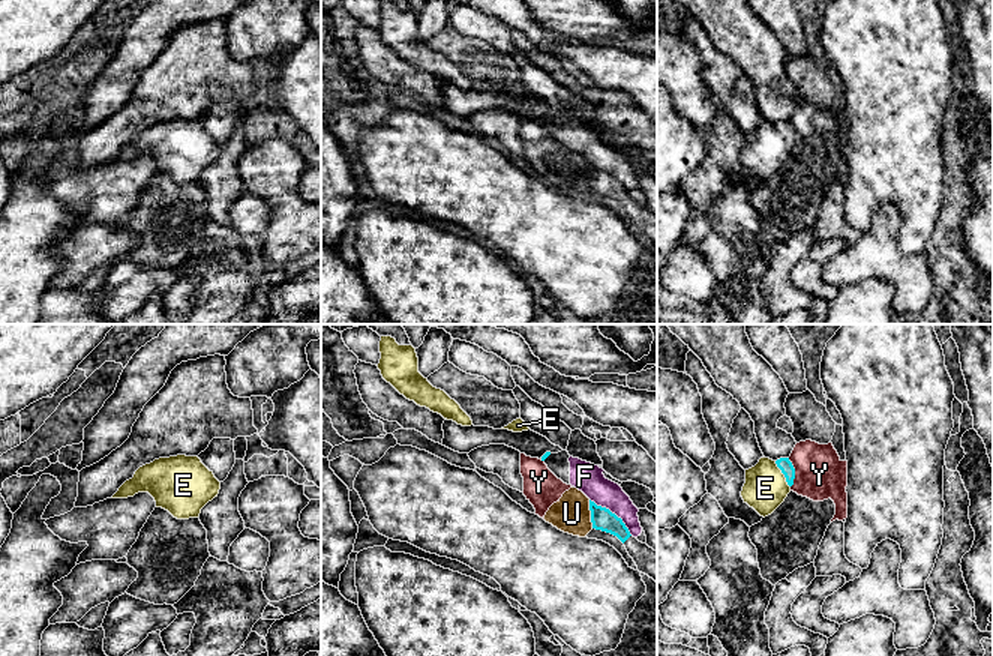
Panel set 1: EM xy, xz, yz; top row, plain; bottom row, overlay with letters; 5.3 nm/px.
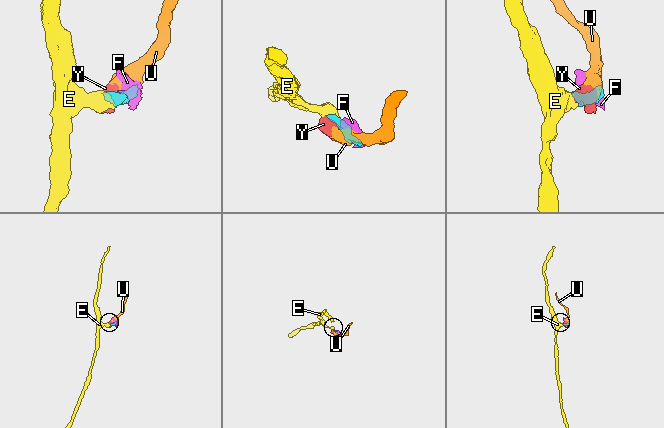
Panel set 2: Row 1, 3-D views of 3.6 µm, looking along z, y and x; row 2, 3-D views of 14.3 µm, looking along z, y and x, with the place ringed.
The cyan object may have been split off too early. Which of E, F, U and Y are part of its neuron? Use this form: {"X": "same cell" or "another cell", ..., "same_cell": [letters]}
{"E": "same cell", "F": "another cell", "U": "another cell", "Y": "another cell", "same_cell": ["E"]}

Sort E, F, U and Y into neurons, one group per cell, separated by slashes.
E / F / U Y

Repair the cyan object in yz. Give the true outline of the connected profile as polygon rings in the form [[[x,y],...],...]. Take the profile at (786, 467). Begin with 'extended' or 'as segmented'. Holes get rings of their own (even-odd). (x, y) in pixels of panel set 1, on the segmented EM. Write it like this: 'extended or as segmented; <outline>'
extended; [[[764,456],[754,467],[746,470],[741,497],[744,503],[765,518],[784,501],[794,479],[795,468],[789,458],[772,461]]]

